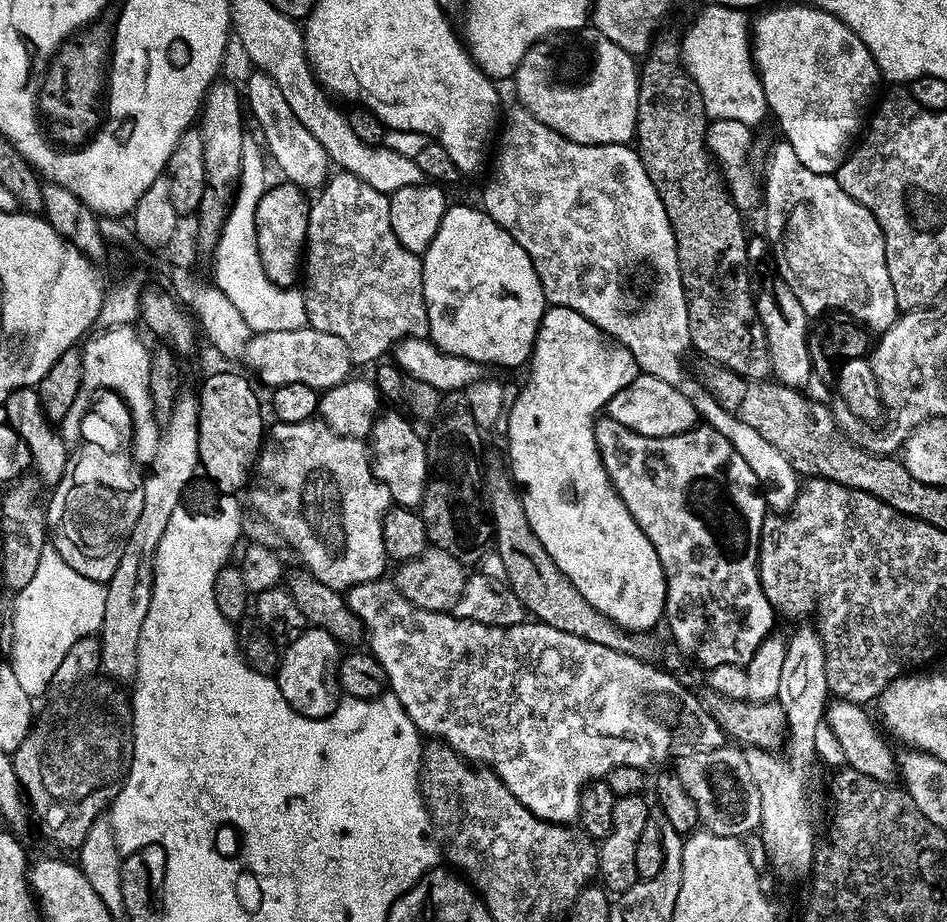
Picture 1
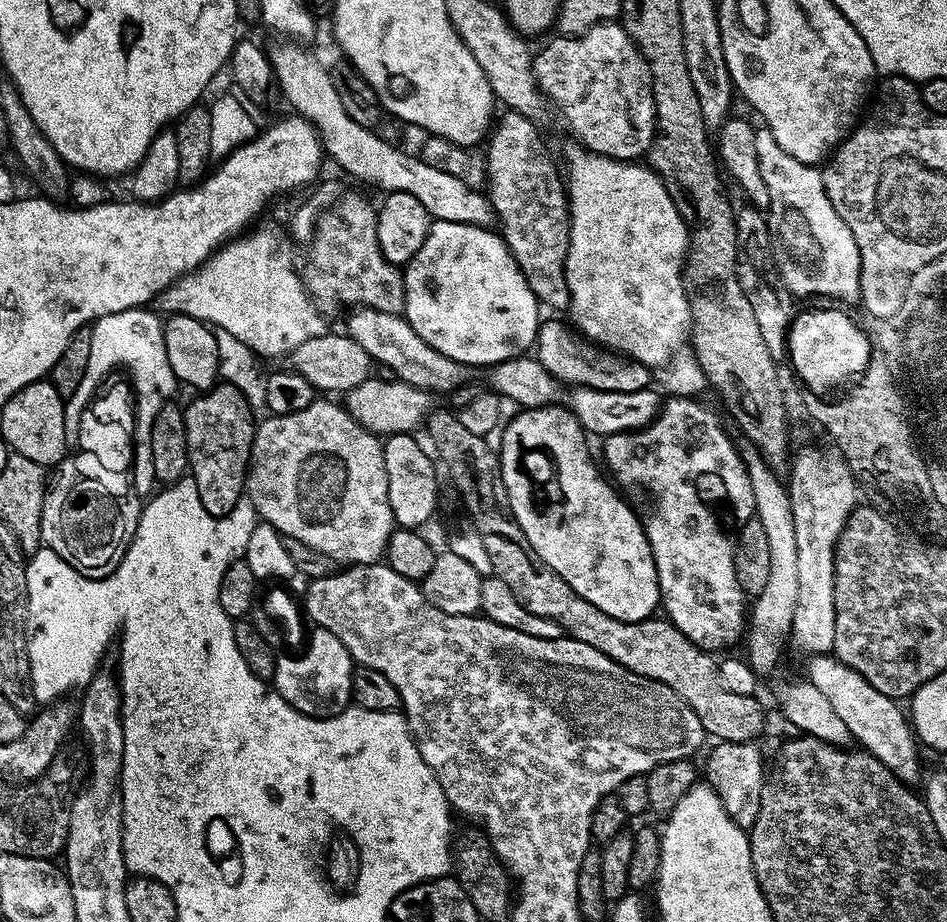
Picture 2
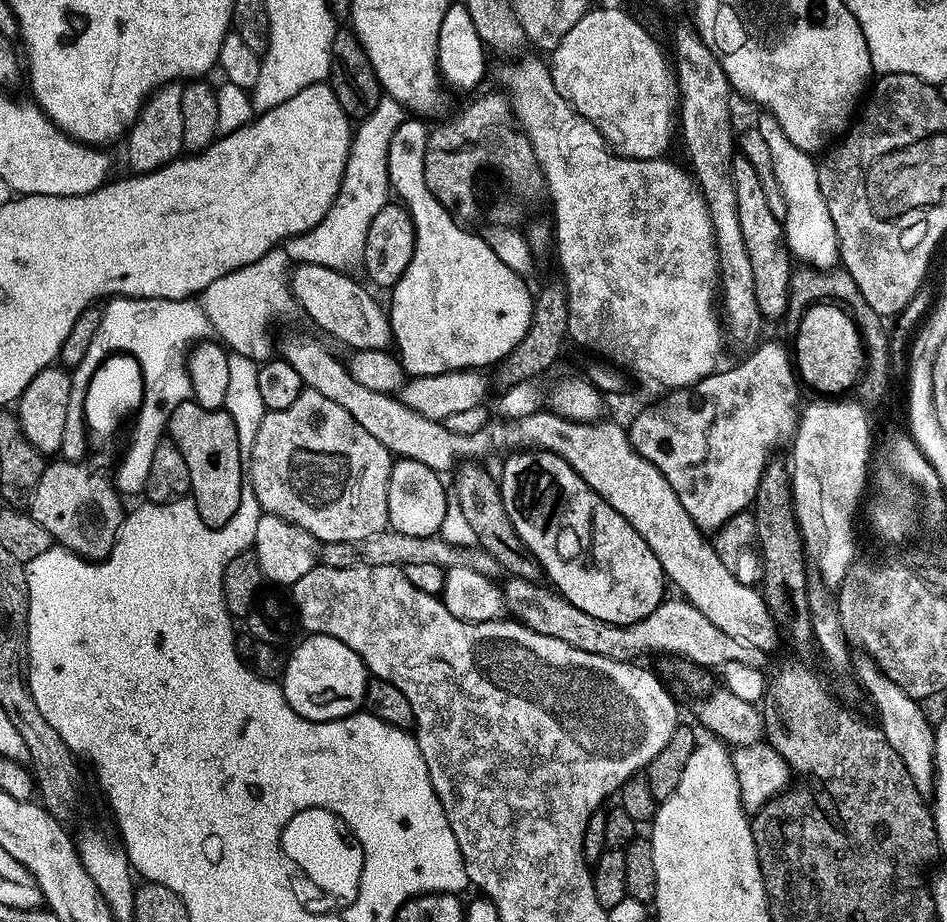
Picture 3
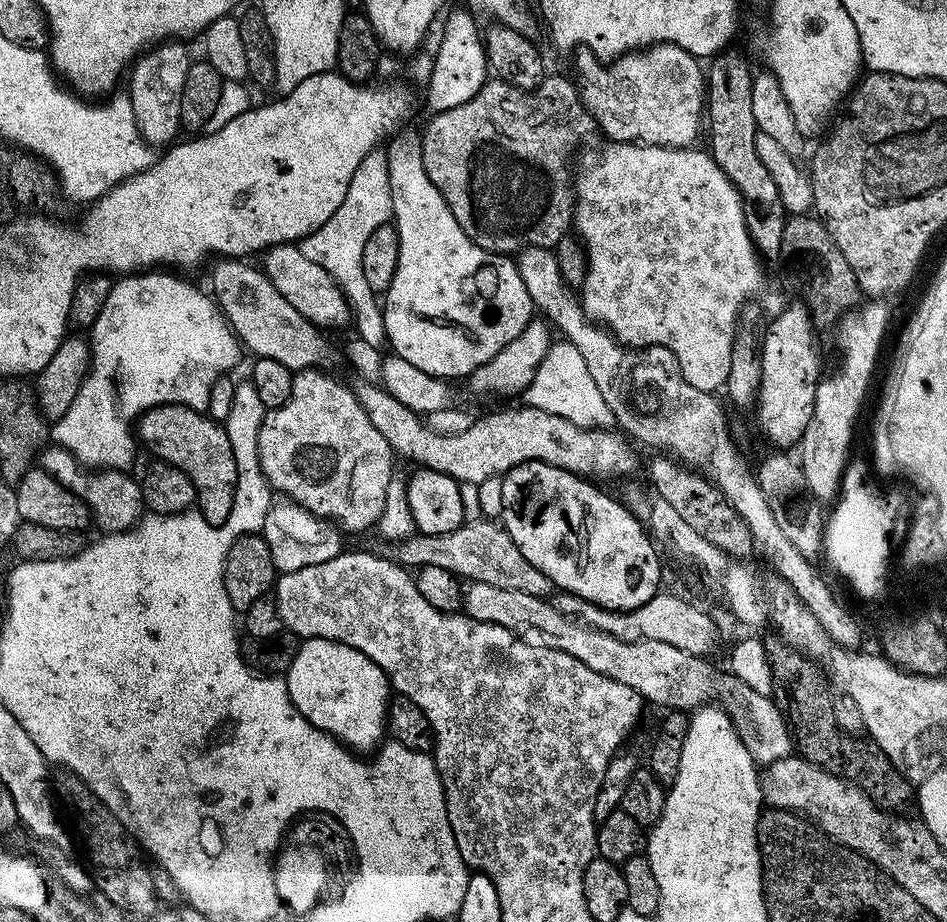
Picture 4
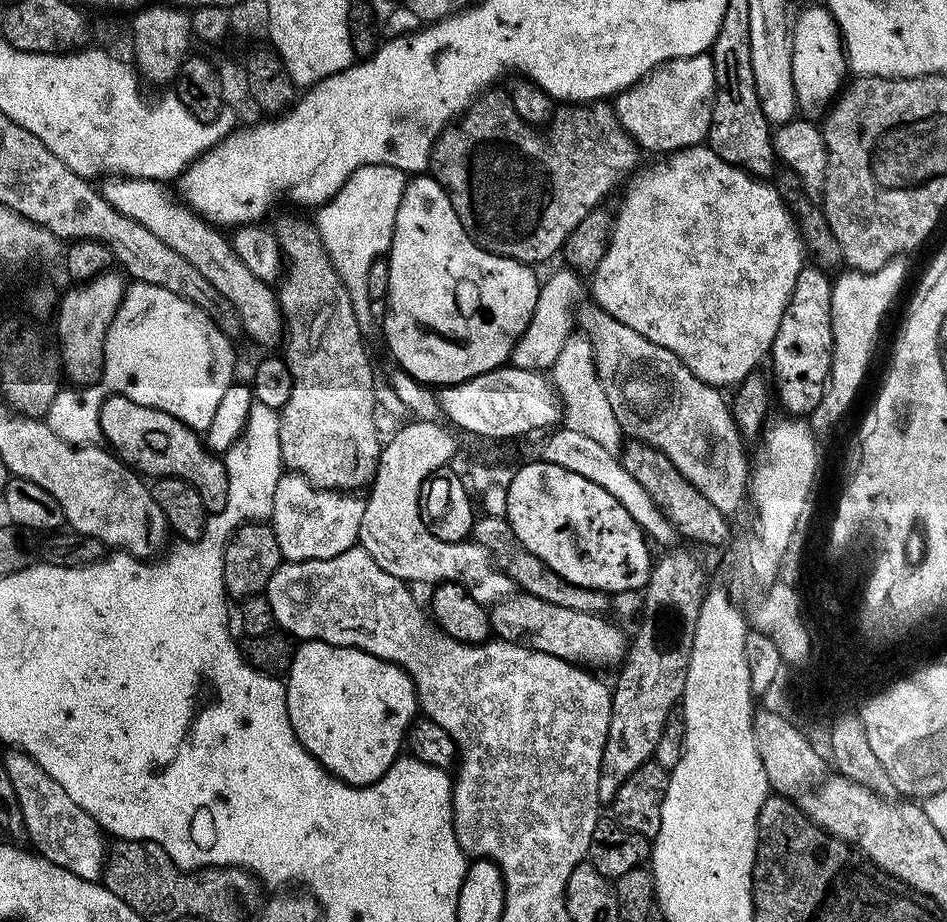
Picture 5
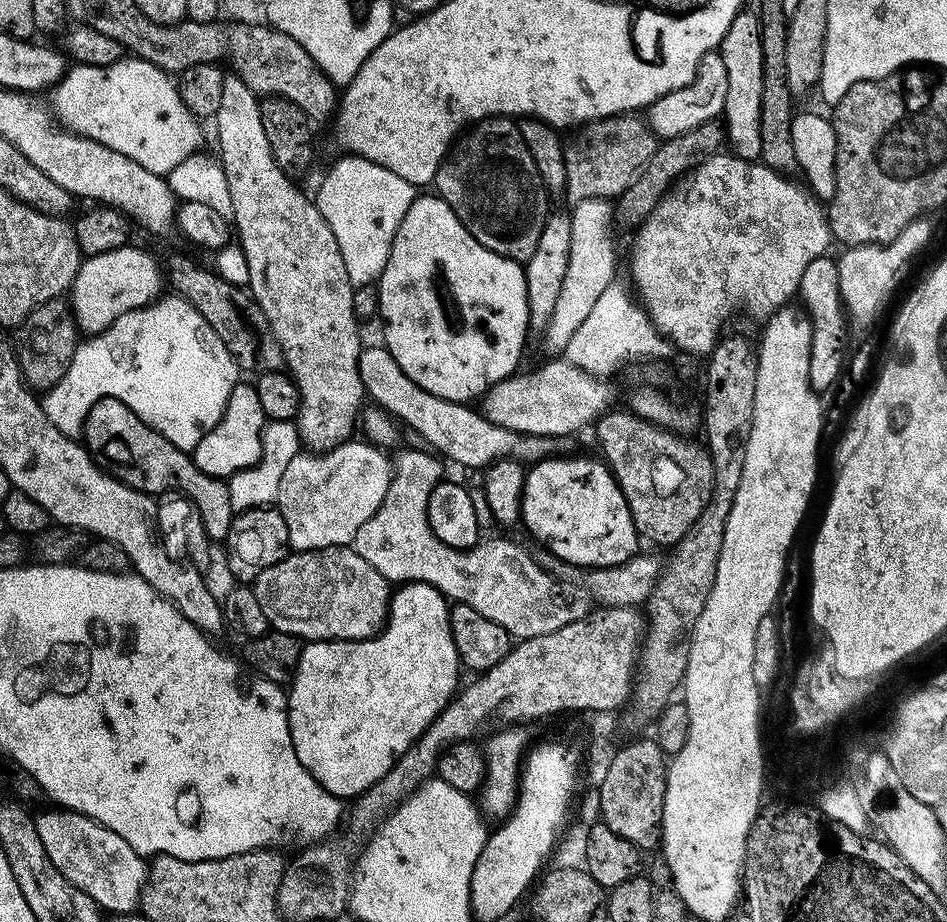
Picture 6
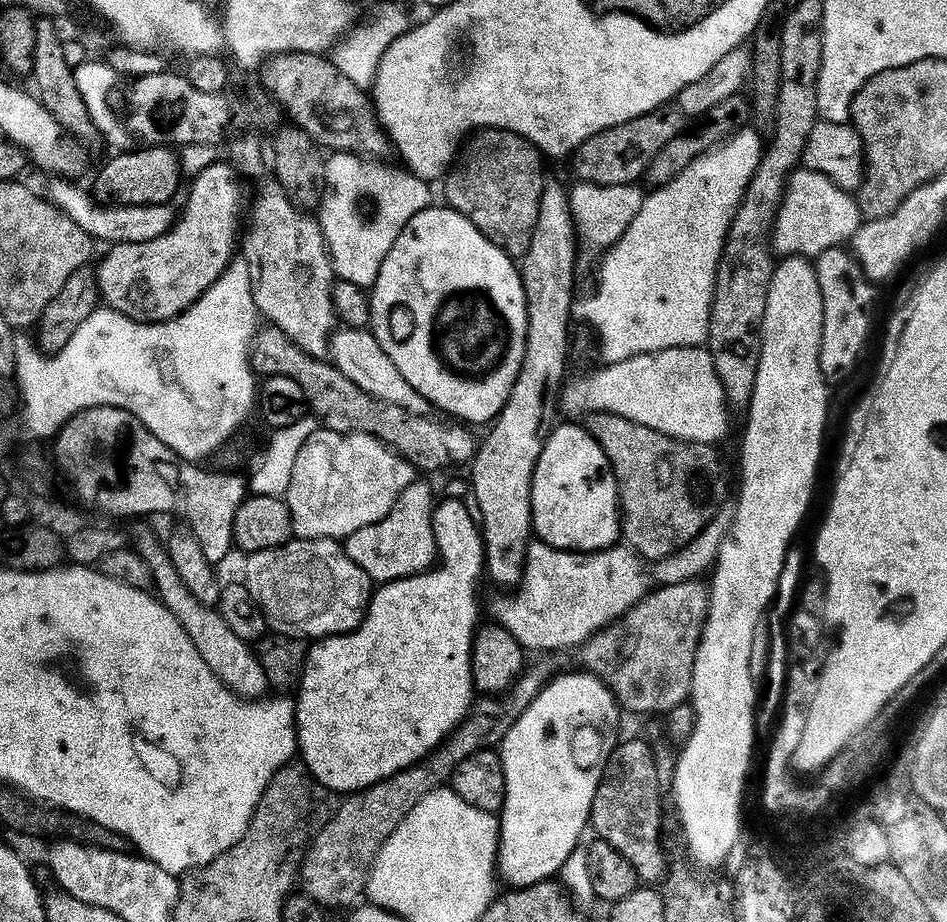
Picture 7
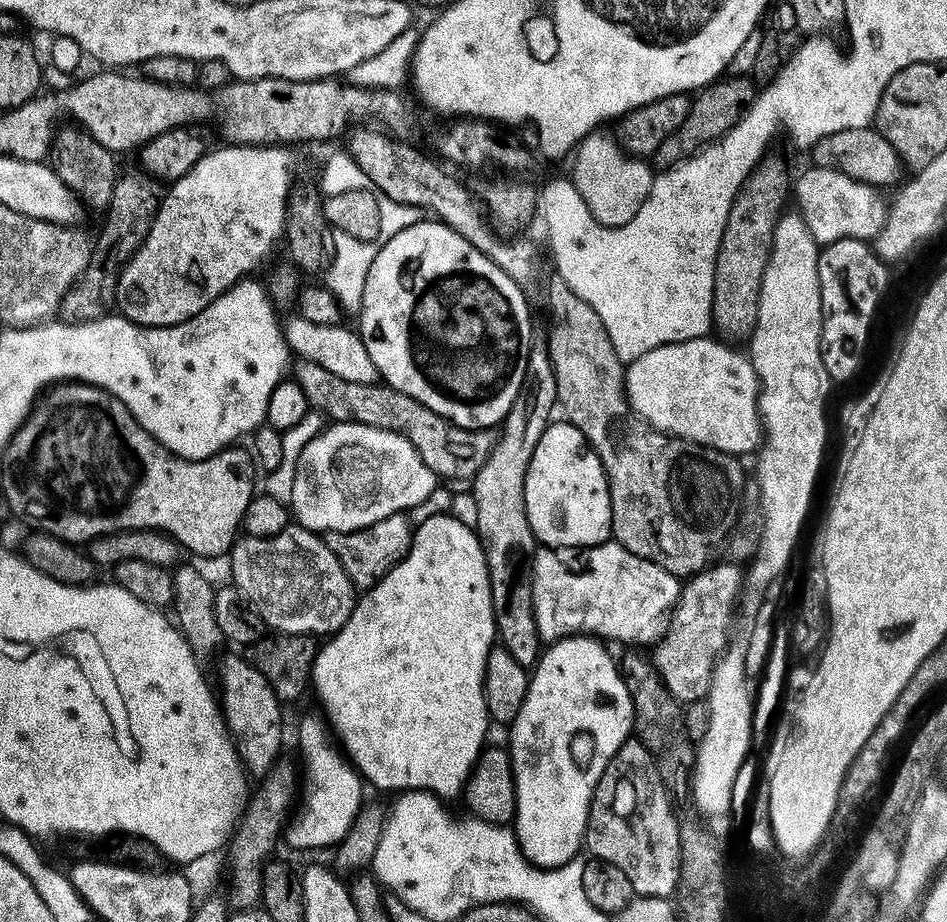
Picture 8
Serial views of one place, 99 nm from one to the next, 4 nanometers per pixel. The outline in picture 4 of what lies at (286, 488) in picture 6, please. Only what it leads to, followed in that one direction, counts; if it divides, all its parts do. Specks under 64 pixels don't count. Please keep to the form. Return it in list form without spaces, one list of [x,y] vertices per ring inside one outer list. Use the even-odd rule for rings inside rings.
[[[280,498],[272,503],[266,514],[262,535],[266,546],[270,546],[270,555],[273,556],[274,566],[280,574],[302,570],[302,566],[318,566],[318,562],[330,562],[330,558],[340,555],[342,551],[341,529],[310,514],[310,510],[287,498]]]

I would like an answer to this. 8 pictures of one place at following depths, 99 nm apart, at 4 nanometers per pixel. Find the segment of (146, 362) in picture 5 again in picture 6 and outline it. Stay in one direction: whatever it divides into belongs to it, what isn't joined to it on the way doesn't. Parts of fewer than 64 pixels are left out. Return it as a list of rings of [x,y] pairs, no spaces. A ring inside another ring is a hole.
[[[165,295],[145,308],[135,308],[118,318],[99,334],[92,334],[85,342],[77,343],[76,353],[62,378],[43,393],[46,418],[62,434],[79,437],[84,430],[88,411],[102,398],[118,398],[158,434],[162,434],[176,448],[186,453],[198,446],[204,432],[218,426],[226,410],[227,399],[238,381],[238,369],[224,343],[214,334],[210,322],[202,318],[195,306],[183,296]]]

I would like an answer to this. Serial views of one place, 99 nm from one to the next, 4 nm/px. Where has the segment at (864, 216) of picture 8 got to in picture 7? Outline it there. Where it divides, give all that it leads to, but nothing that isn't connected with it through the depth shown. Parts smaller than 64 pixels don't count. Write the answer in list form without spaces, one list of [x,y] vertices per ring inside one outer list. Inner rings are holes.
[[[800,166],[788,178],[784,201],[780,204],[776,223],[770,233],[770,244],[781,257],[814,258],[827,248],[847,245],[853,234],[860,229],[861,223],[862,213],[853,193],[830,182],[826,174],[818,174]]]

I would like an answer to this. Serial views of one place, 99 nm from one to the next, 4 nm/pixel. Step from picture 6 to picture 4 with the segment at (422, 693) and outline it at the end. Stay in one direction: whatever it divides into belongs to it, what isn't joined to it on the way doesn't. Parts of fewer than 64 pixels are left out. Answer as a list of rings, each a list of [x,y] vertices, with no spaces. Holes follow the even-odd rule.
[[[304,640],[286,679],[288,696],[302,718],[349,749],[368,754],[385,739],[390,699],[388,676],[366,654],[337,640]]]

